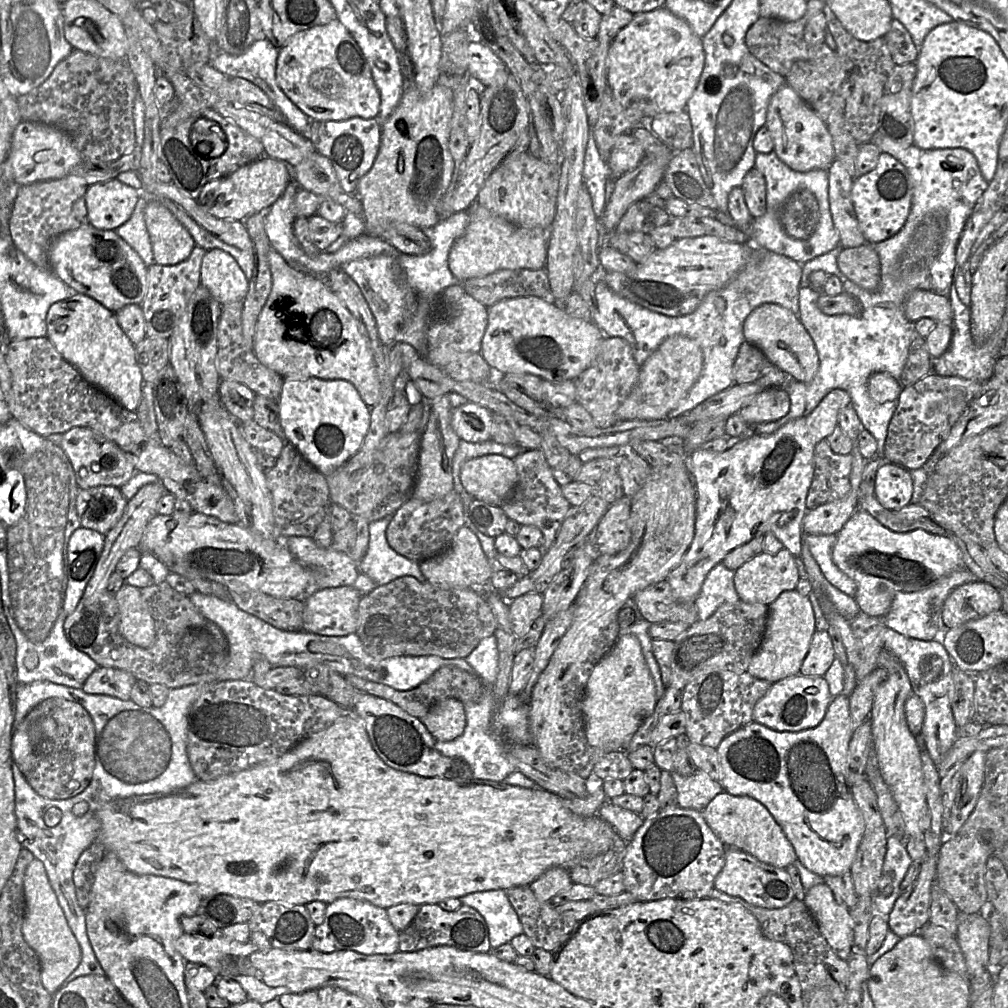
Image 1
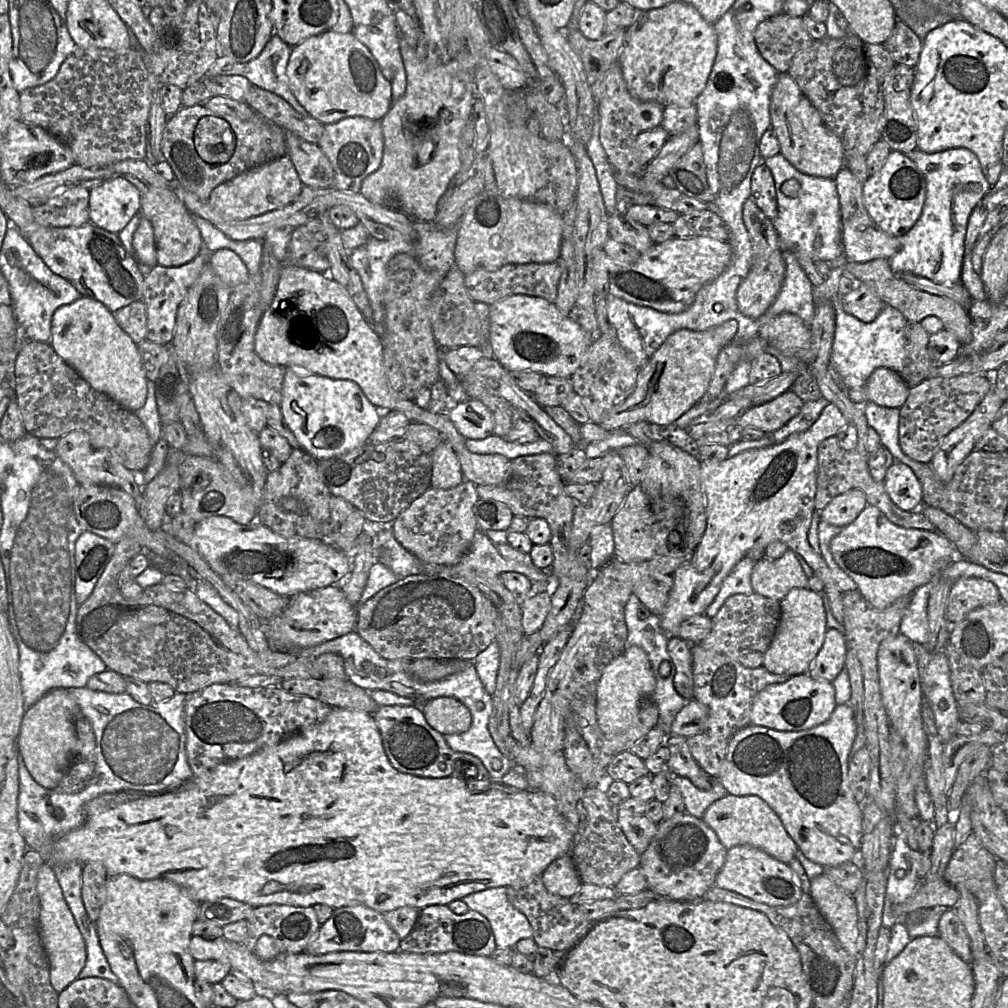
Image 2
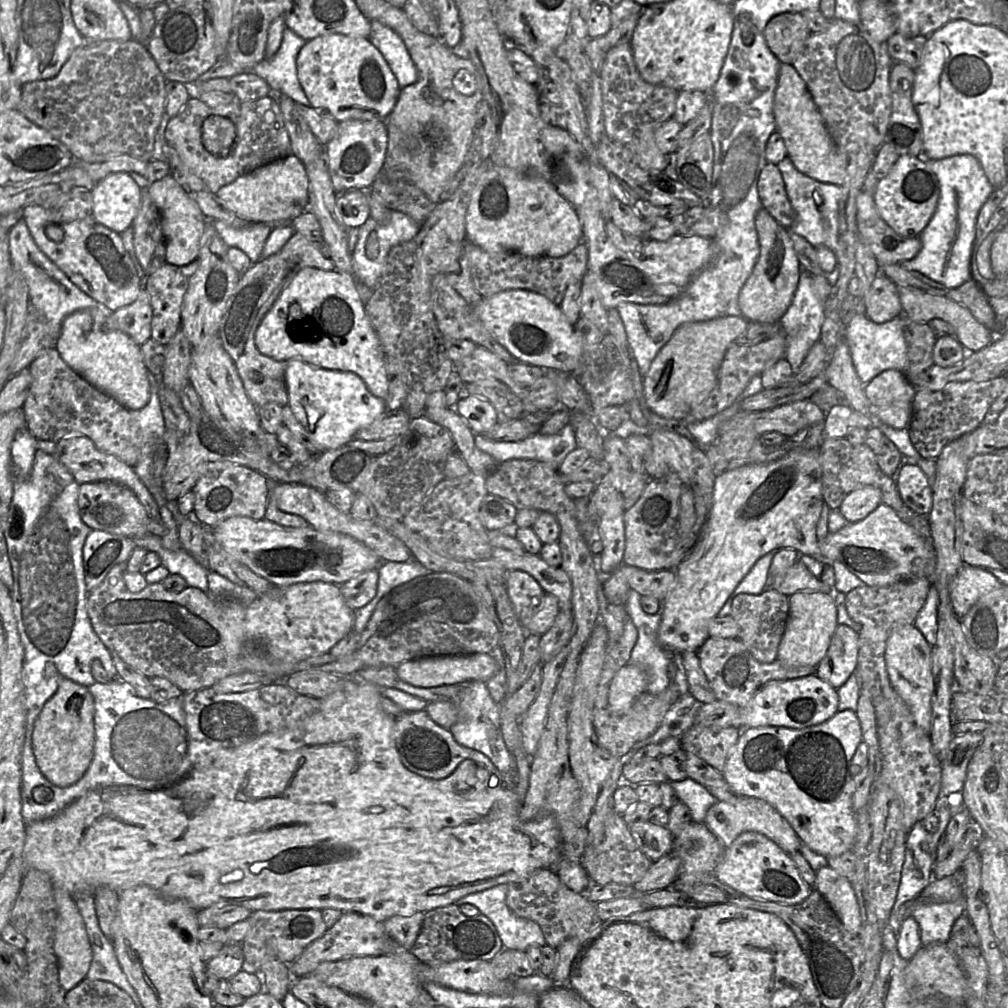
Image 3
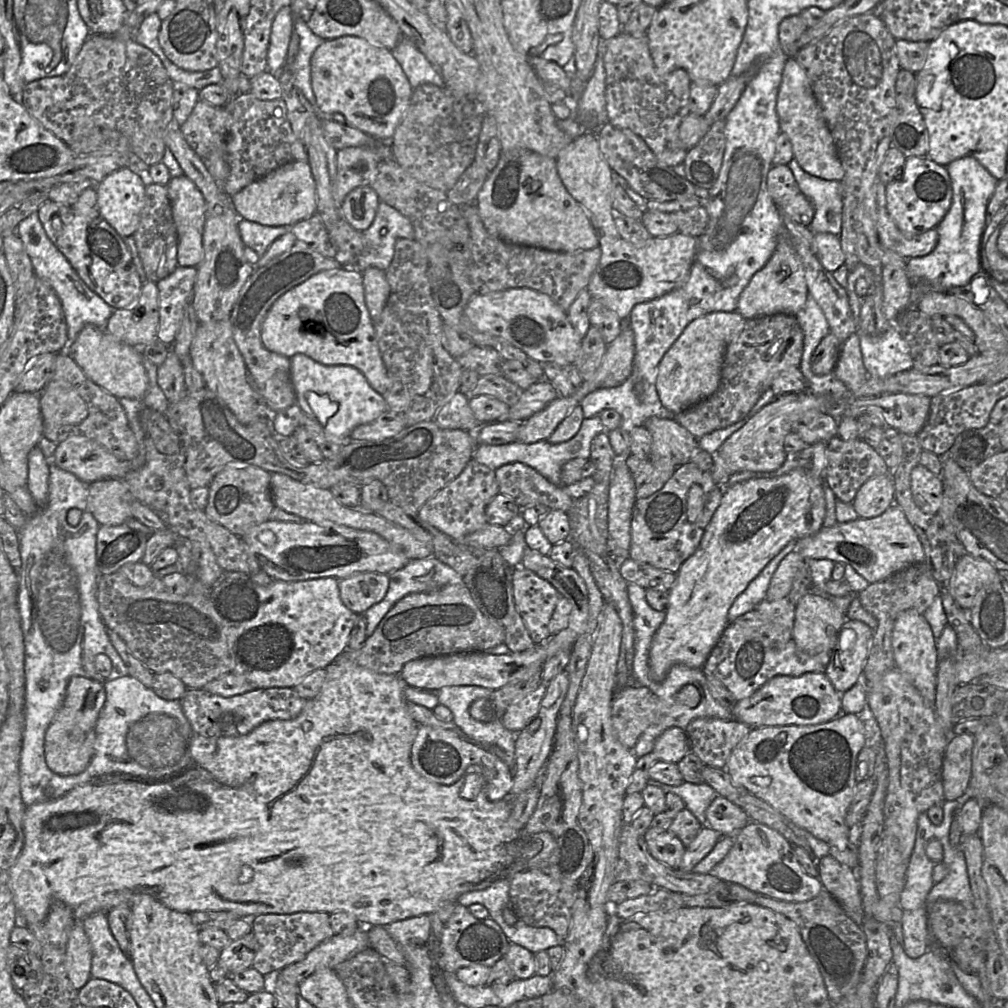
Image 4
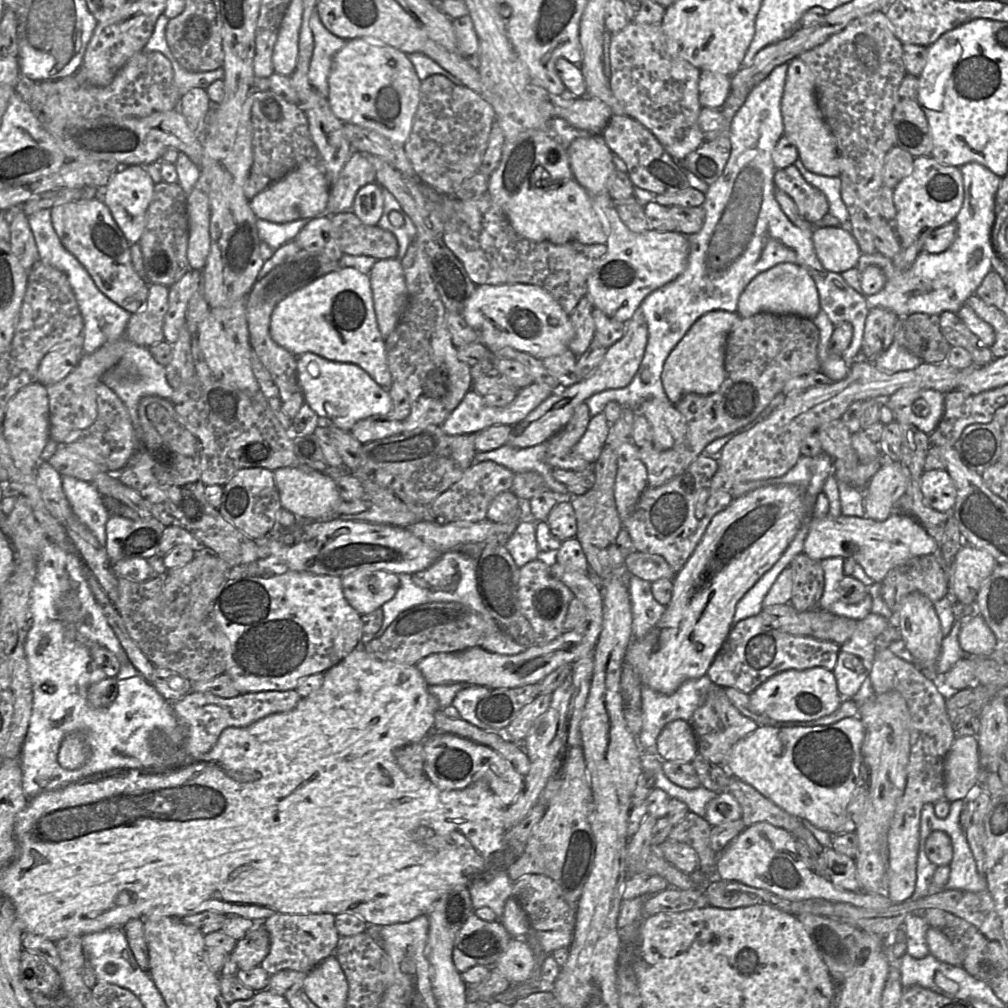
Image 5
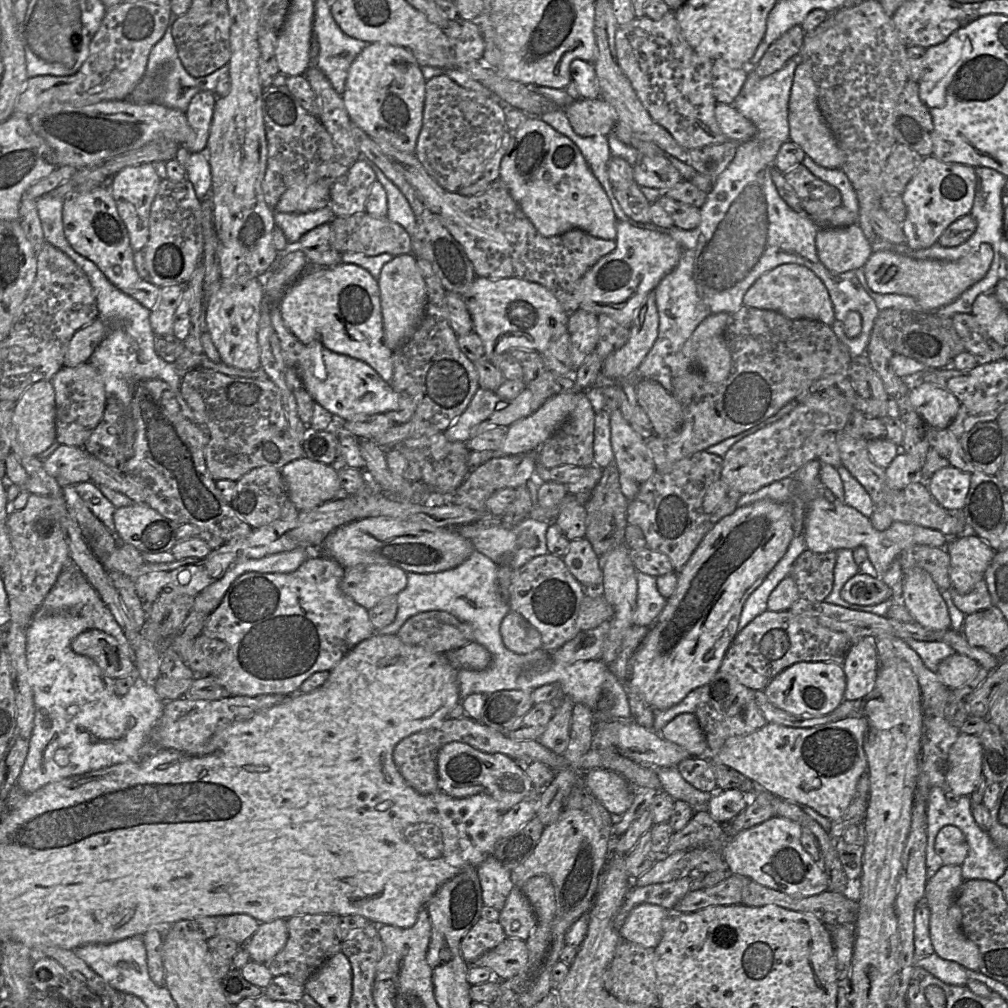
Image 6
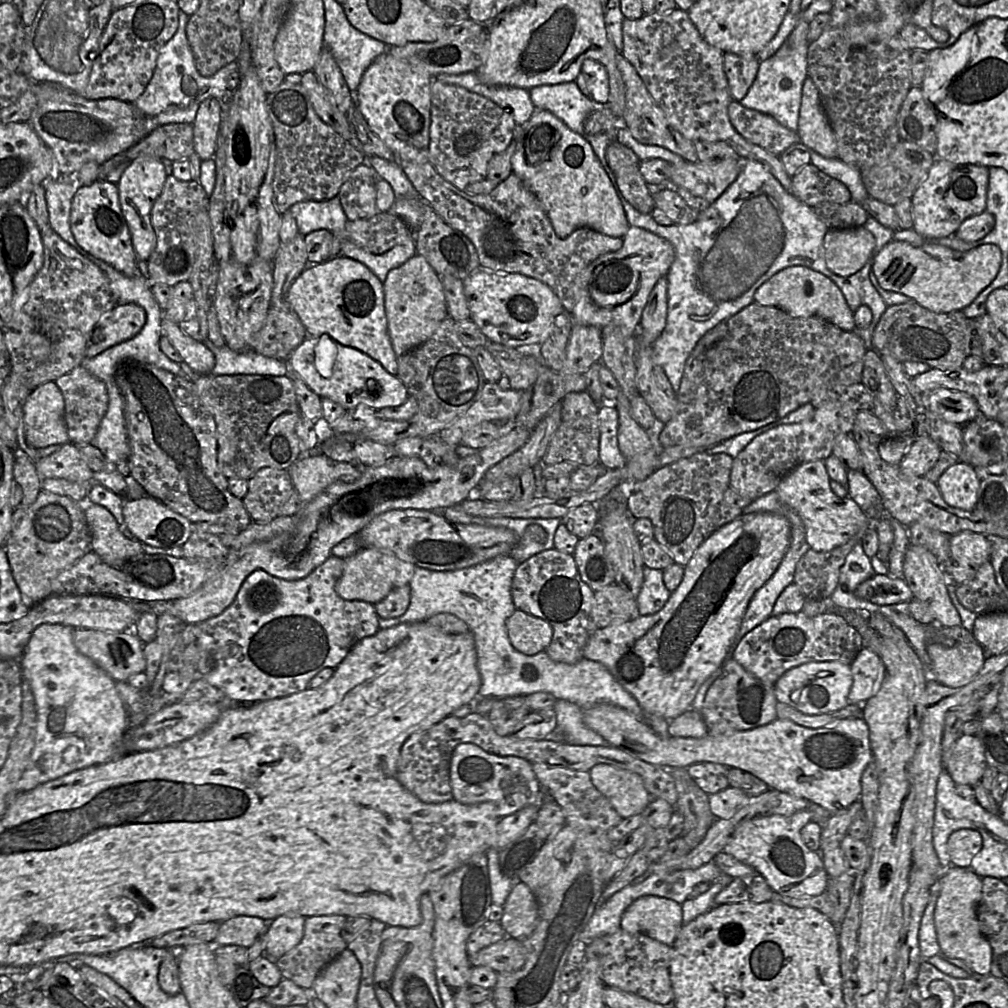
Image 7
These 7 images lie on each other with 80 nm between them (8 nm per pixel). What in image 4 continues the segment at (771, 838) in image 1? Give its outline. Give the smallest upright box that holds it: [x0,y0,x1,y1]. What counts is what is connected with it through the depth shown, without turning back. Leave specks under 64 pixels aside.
[706,796,749,836]

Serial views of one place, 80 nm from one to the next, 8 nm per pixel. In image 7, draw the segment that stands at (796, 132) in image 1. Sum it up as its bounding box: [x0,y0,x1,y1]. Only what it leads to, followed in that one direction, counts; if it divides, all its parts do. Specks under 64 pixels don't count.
[797,76,838,158]

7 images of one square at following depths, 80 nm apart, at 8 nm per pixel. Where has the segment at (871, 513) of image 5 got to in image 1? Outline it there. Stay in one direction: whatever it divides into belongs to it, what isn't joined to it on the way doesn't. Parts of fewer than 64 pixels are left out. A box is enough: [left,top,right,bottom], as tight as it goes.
[802,490,859,535]

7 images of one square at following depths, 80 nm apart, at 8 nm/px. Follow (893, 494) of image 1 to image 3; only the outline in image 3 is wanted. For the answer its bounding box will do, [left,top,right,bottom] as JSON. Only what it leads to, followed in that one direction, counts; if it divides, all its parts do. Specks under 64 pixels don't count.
[891,462,933,515]

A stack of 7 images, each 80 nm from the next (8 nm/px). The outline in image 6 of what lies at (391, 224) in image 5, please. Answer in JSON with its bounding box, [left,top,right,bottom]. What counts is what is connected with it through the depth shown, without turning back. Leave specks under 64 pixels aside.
[371,162,415,237]

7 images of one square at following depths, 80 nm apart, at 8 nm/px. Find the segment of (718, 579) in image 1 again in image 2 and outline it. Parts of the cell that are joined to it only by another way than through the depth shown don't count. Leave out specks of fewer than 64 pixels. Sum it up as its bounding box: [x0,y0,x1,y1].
[704,558,755,618]

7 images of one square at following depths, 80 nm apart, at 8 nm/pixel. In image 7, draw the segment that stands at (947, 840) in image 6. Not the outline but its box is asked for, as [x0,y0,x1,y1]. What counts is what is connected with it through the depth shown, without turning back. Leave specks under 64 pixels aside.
[947,829,983,868]

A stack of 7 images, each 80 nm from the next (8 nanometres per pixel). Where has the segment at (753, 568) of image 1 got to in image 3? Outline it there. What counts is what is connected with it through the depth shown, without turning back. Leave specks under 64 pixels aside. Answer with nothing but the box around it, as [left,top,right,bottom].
[767,561,833,596]

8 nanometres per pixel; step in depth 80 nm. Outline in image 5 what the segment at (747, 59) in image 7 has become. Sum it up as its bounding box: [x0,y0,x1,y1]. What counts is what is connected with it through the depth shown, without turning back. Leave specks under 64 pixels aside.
[698,70,731,108]

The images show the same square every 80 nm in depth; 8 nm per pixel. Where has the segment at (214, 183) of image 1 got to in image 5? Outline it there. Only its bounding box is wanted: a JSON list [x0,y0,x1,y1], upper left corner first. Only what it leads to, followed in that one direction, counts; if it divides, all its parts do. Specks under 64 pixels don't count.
[249,164,329,223]

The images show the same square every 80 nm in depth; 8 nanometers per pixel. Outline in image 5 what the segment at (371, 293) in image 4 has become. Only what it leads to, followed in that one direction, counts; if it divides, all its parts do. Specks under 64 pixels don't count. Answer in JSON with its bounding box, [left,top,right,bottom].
[368,259,408,339]

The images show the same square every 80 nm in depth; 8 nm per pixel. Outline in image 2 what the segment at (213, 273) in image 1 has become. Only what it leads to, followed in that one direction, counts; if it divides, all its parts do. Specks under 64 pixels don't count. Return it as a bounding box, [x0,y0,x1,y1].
[208,249,250,289]

